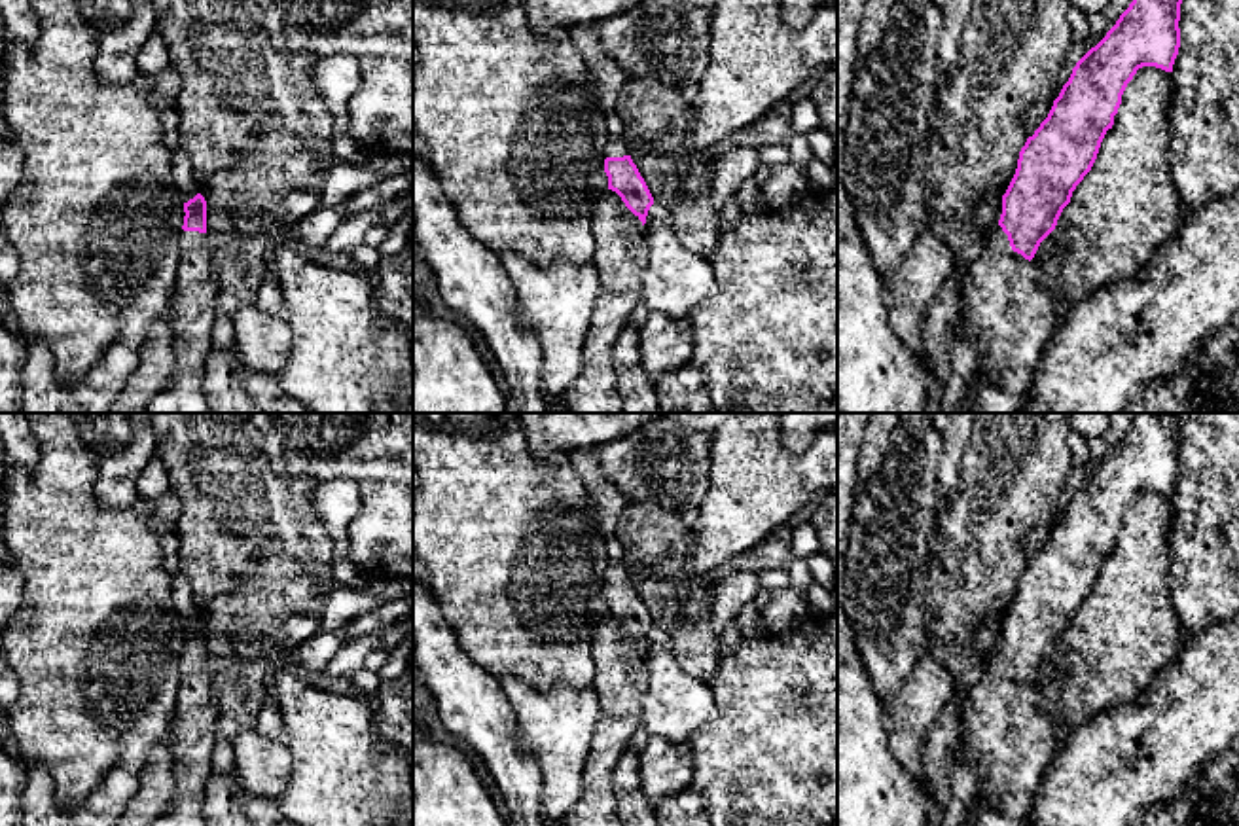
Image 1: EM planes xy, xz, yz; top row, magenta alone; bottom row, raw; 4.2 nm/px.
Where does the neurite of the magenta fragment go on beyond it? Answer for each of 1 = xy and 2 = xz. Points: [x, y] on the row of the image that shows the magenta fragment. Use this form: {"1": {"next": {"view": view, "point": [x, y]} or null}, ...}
{"1": {"next": {"view": "xy", "point": [196, 287]}}, "2": {"next": {"view": "xz", "point": [614, 146]}}}

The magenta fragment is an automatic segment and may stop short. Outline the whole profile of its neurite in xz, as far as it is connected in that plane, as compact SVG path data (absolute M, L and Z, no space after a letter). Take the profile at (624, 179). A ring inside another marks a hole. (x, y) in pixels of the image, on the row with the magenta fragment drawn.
M608 138L604 148L604 172L608 176L608 189L616 191L625 206L646 224L654 197L633 163L623 138Z

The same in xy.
M197 193L184 203L184 212L171 301L174 371L171 383L148 402L144 413L206 413L203 375L212 350L220 280L206 248L205 197Z

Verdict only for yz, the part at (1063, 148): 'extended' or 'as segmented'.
extended

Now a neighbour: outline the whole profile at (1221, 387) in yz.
M1201 345L1182 364L1182 369L1194 364L1205 364L1209 373L1205 379L1192 383L1192 396L1186 405L1192 413L1222 413L1226 407L1239 407L1239 350L1220 350L1212 358L1205 358L1209 345Z

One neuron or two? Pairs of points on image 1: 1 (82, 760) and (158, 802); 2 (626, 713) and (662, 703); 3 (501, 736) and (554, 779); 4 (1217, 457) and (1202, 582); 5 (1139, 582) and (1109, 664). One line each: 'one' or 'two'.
1: two
2: two
3: two
4: one
5: one

